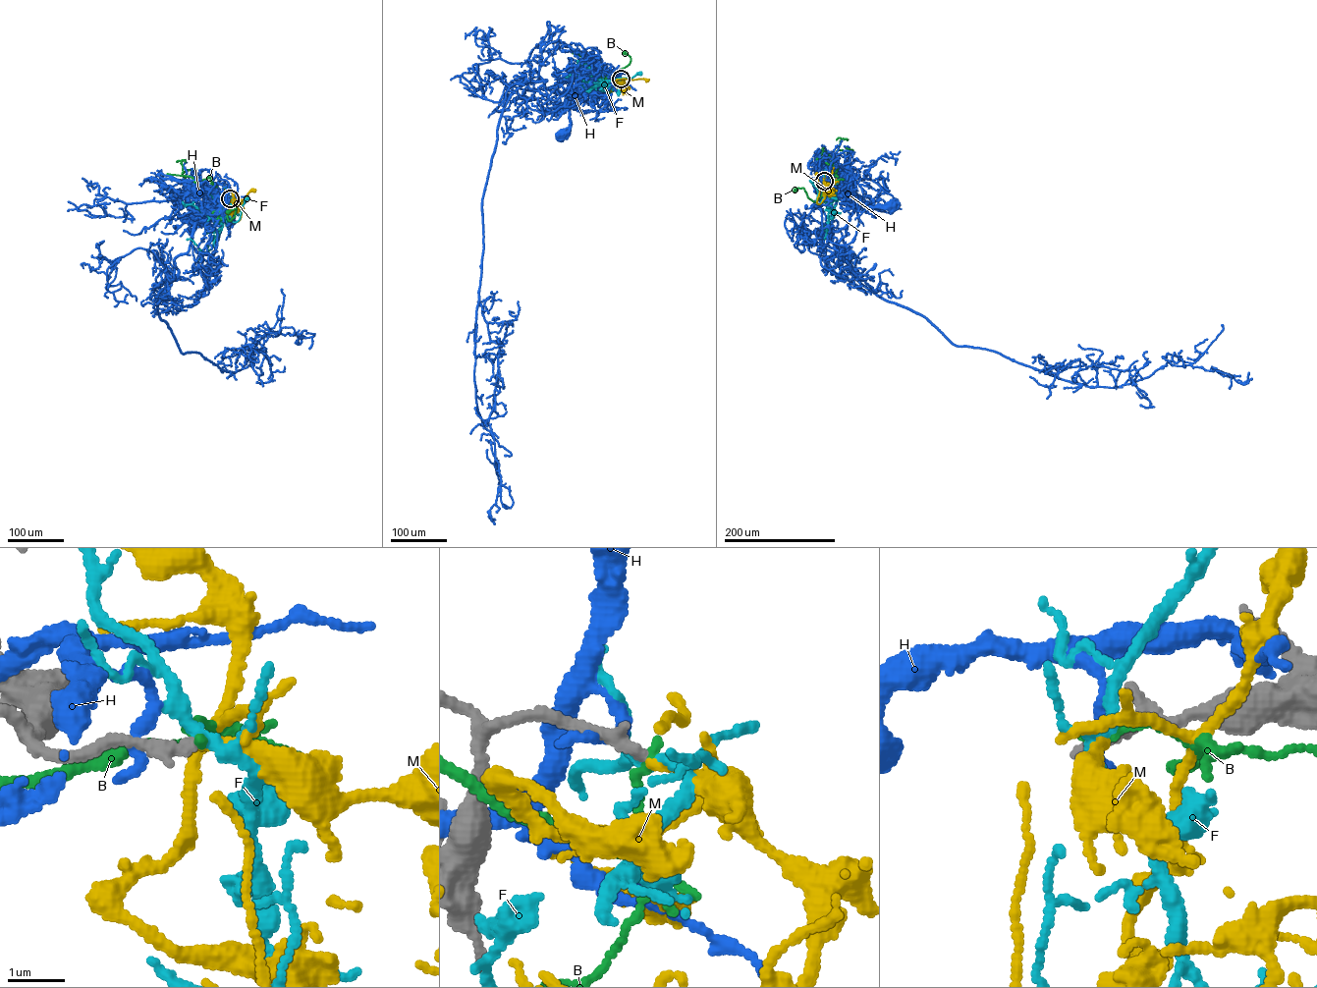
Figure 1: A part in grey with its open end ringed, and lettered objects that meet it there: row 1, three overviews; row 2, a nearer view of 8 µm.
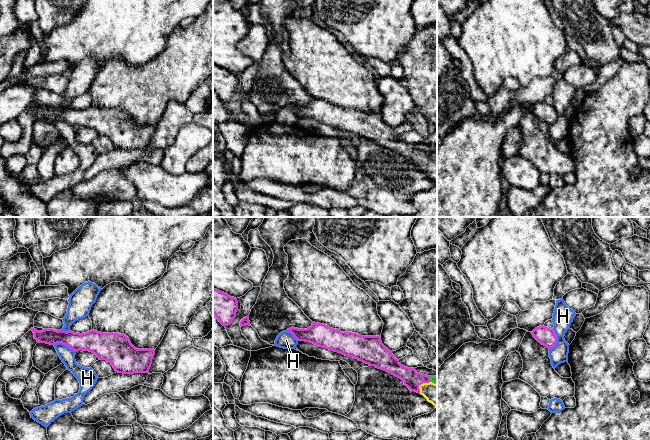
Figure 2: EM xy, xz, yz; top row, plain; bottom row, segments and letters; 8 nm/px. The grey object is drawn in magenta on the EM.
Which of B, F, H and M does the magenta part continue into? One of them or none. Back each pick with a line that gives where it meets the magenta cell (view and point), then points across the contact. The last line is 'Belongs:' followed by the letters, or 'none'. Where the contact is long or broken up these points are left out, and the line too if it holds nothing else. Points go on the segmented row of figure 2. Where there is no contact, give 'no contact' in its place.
M: xz (421, 383) | across xz (412, 379), (421, 383), (436, 394)
Belongs: M

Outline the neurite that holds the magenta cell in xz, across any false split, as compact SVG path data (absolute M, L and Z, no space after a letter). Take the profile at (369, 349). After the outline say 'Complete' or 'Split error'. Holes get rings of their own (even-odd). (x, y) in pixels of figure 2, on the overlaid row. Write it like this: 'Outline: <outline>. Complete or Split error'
Outline: M315 322L307 329L291 327L287 331L291 332L298 341L310 342L353 357L400 378L409 390L420 393L437 408L437 384L430 381L430 376L417 373L415 368L401 365L392 352L382 344L380 336L361 336L357 333L341 332Z. Split error

